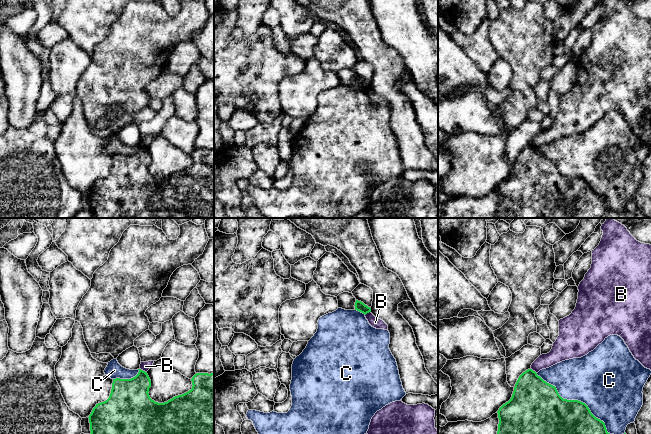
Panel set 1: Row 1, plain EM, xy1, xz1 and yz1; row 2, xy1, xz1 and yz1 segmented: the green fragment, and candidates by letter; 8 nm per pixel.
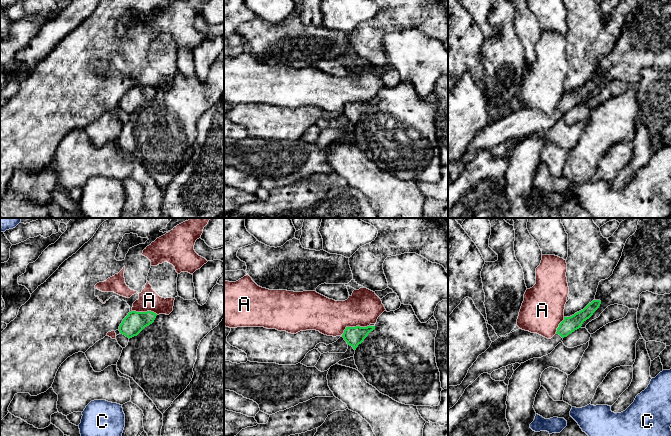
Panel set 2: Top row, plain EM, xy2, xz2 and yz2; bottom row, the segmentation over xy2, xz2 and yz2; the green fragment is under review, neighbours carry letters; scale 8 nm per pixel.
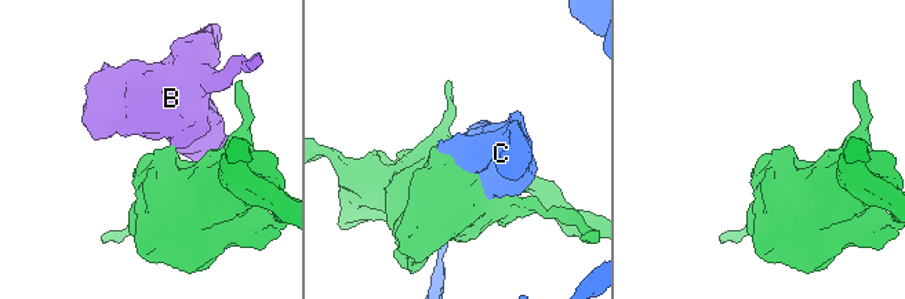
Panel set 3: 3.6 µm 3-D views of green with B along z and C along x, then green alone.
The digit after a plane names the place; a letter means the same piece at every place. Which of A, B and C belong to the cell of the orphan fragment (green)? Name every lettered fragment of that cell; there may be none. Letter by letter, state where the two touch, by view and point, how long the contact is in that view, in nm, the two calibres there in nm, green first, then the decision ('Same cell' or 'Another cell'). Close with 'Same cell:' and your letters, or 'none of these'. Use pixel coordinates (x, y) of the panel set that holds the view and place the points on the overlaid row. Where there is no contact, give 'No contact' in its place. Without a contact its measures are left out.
A: Touches green at xz2 (354, 327). Shared border 220 nm. Thickness 150 nm (green) against 280 nm. Another cell
B: Touches green at xy1 (142, 370). Shared border 70 nm. Thickness 320 nm (green) against 80 nm. Another cell
C: Touches green at yz1 (575, 400). Shared border 750 nm. Thickness 340 nm (green) against 440 nm. Another cell
Same cell: none of these

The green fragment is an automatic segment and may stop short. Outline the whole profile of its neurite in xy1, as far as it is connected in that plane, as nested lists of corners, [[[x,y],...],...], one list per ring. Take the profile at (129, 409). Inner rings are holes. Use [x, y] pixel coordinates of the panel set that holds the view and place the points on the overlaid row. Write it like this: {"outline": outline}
{"outline": [[[138,370],[138,374],[131,379],[113,379],[109,398],[96,404],[88,417],[90,434],[214,434],[214,372],[196,373],[191,379],[191,390],[158,403],[149,396],[151,380],[147,372]]]}

